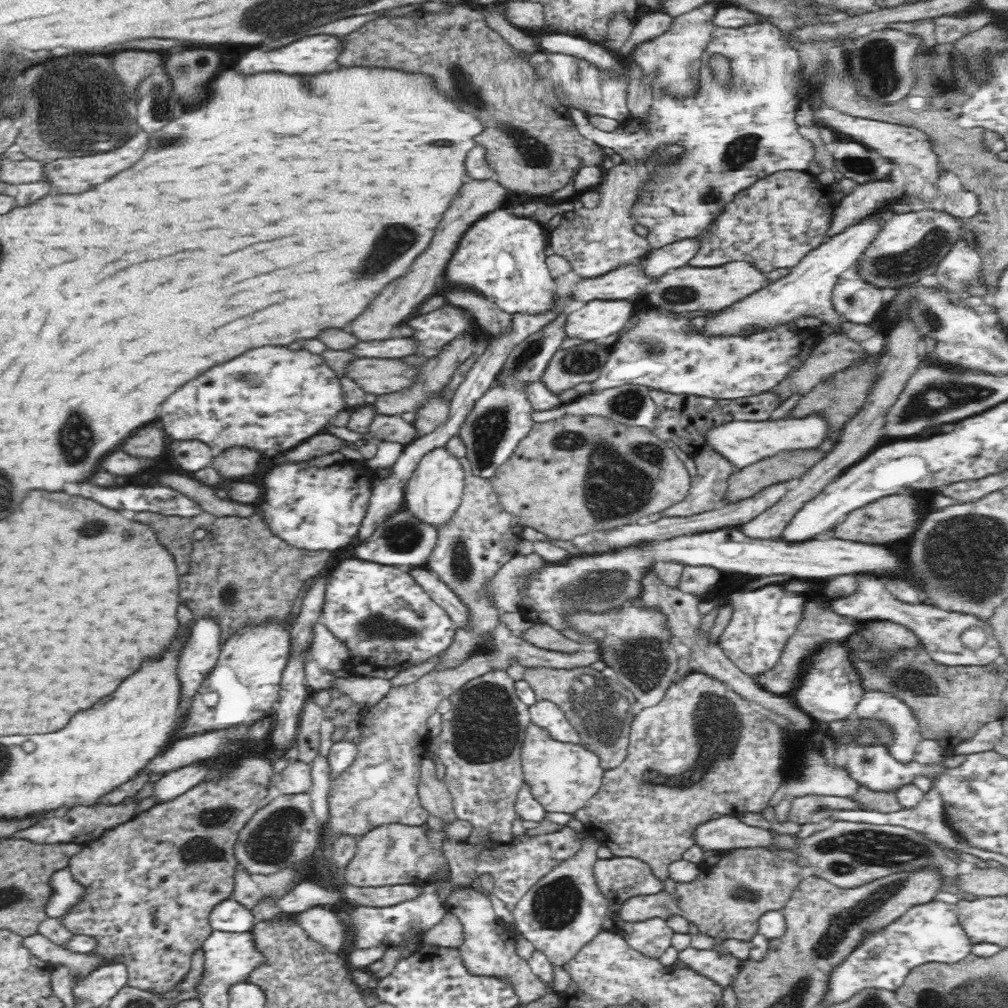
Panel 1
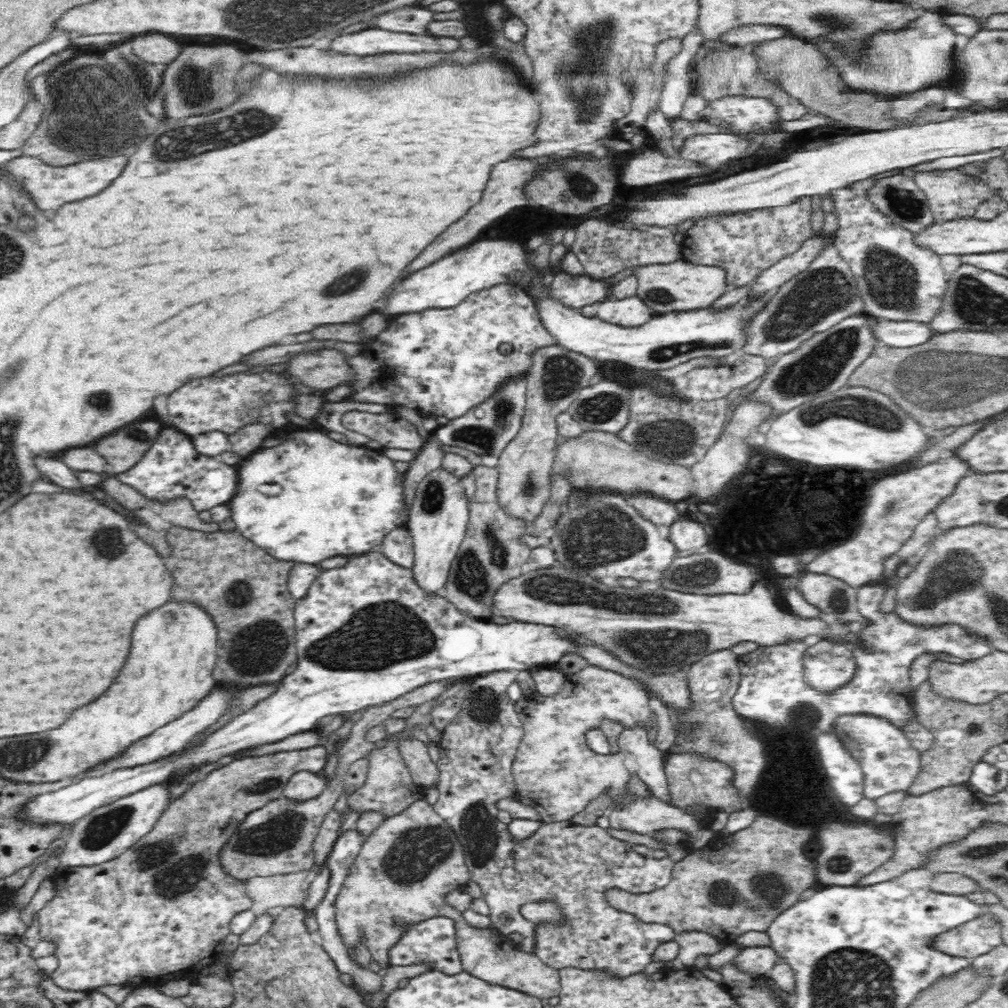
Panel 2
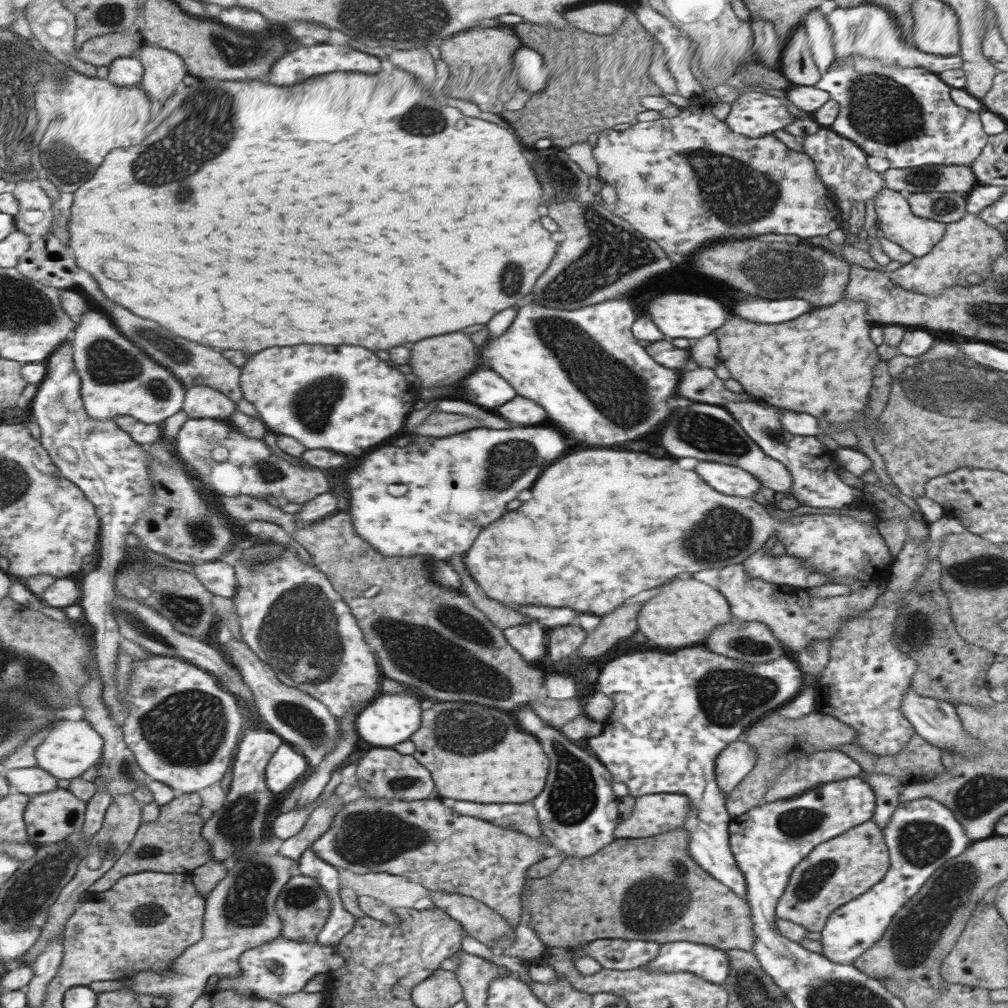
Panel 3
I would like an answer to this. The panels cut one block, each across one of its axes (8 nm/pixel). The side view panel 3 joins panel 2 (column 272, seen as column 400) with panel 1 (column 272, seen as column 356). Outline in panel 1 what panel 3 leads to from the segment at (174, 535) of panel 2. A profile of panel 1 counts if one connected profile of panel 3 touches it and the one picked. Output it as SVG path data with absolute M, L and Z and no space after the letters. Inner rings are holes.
M254 513L249 517L217 517L207 529L207 535L201 541L194 542L193 553L190 554L189 573L180 577L182 598L196 618L212 619L220 627L220 650L232 634L236 634L242 626L261 625L264 619L287 617L291 605L302 584L318 574L328 571L332 562L332 552L328 550L298 550L288 546L284 539L270 531L266 522Z

